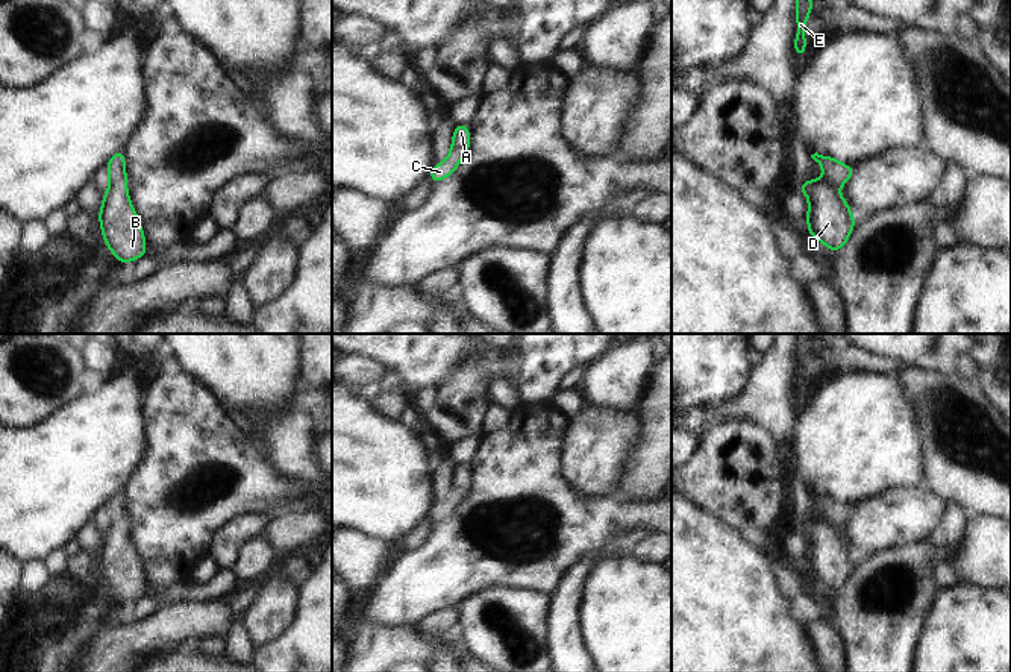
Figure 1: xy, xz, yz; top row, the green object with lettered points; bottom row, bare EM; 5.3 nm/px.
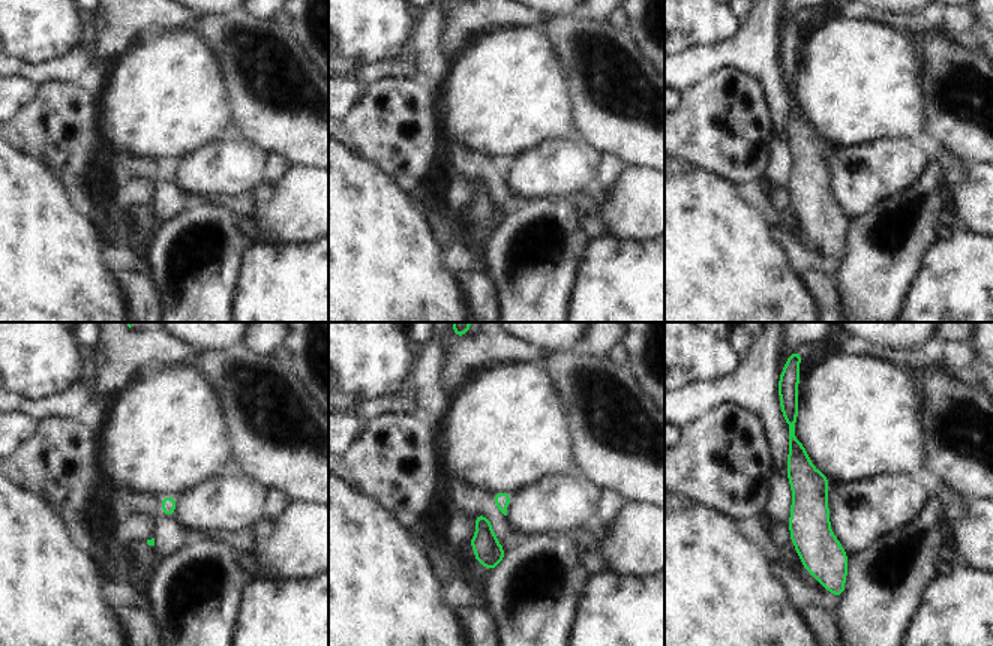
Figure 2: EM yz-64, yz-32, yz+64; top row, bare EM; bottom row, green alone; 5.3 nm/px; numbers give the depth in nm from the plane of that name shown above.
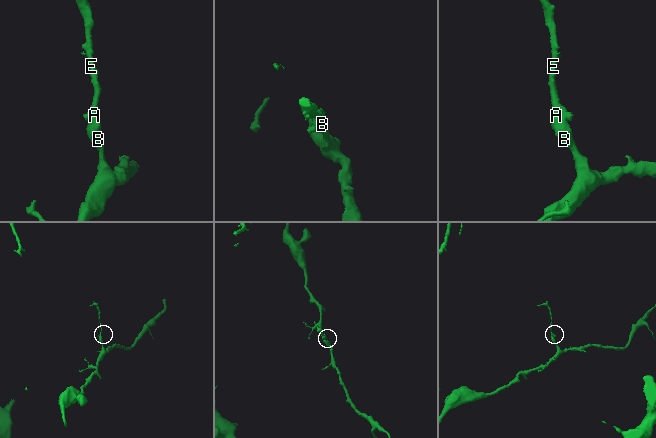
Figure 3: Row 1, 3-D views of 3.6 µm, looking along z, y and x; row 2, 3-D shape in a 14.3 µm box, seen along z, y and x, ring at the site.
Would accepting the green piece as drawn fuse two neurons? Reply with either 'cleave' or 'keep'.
keep

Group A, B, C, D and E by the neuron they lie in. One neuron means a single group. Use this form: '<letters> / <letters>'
A B C D E

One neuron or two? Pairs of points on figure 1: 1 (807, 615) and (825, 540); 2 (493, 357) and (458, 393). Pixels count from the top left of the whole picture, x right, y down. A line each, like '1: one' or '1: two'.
1: one
2: one

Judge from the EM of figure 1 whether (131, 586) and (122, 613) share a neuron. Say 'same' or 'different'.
same

